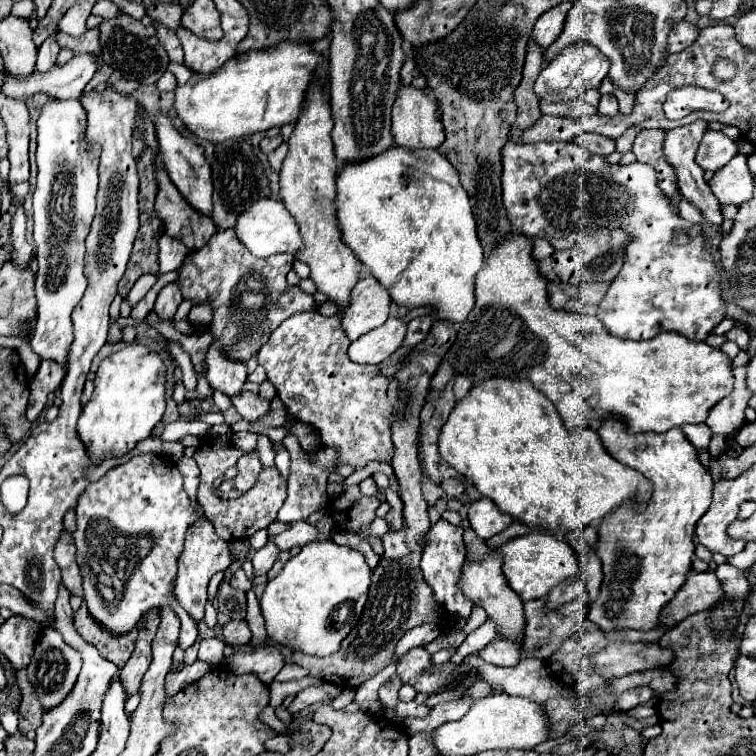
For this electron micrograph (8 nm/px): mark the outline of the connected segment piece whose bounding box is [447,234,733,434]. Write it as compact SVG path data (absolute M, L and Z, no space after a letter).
M515 234L495 246L487 266L475 276L475 308L467 322L459 326L457 342L449 348L447 360L457 374L473 374L475 384L489 376L531 380L555 404L559 416L571 430L585 426L597 430L599 416L615 412L629 420L631 434L663 434L675 426L705 422L709 408L733 390L733 360L705 342L689 340L677 332L663 332L641 342L625 340L613 336L597 316L553 310L547 298L547 282L539 276L537 262L531 258L531 240Z

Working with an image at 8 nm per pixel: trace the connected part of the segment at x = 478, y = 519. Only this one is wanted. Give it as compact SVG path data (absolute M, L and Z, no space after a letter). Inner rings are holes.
M481 498L477 502L471 502L469 522L479 538L489 540L495 534L507 530L509 524L513 522L513 518L509 514L501 512L489 498Z

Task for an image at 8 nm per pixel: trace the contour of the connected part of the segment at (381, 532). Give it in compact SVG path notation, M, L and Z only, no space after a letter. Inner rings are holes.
M375 518L373 520L373 524L369 524L365 530L359 530L359 538L363 538L363 540L369 540L369 536L379 536L379 538L383 538L385 534L387 534L387 522L385 522L385 518Z

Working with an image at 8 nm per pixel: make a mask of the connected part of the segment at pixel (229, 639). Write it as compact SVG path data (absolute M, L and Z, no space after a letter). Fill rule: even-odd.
M229 620L227 624L223 624L221 634L223 634L225 644L241 646L241 644L249 644L249 640L251 640L251 630L249 630L247 622L243 622L243 620Z

